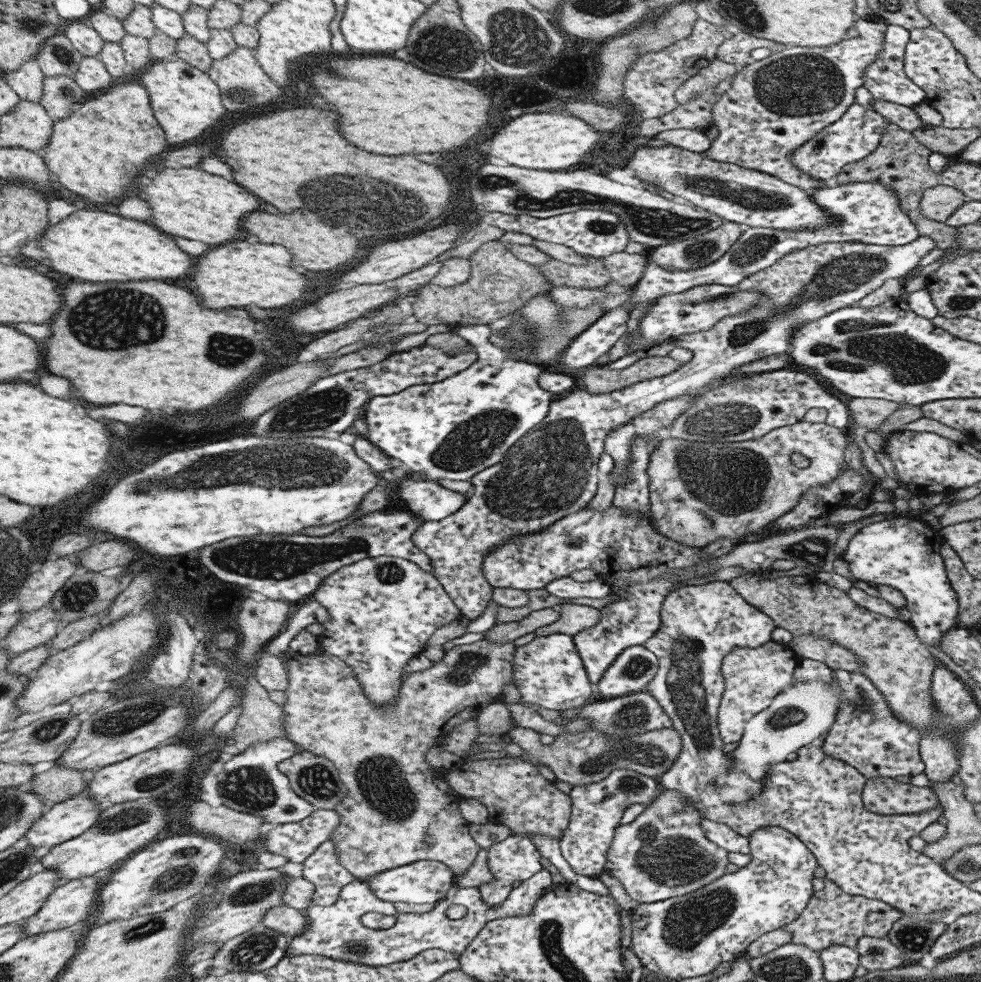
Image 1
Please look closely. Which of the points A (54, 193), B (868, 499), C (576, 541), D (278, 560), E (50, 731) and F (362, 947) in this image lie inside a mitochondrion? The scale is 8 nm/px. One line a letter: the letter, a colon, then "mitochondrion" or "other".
A: other
B: other
C: mitochondrion
D: mitochondrion
E: mitochondrion
F: mitochondrion

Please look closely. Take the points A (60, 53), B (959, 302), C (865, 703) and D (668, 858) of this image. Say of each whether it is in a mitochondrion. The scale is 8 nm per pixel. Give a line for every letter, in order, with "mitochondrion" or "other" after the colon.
A: mitochondrion
B: mitochondrion
C: mitochondrion
D: mitochondrion

